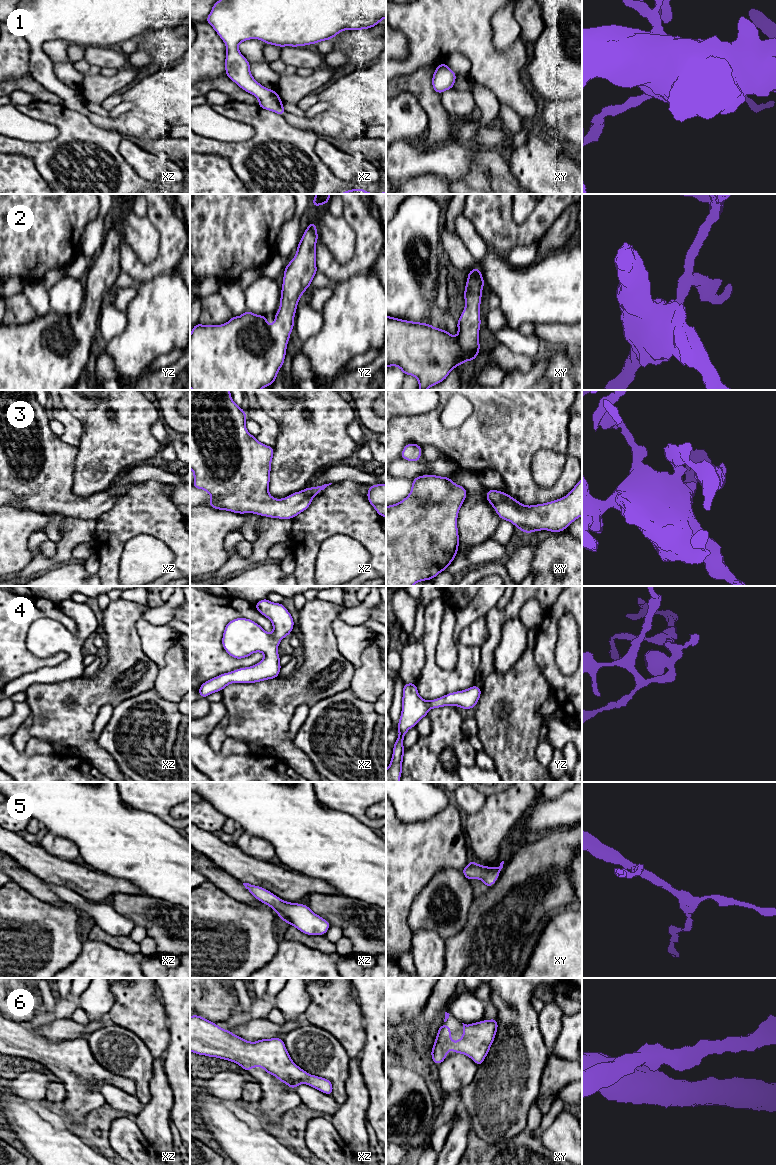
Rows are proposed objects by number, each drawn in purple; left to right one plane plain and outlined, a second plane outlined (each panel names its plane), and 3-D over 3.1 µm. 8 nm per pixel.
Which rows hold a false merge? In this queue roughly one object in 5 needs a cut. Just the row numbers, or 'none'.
none

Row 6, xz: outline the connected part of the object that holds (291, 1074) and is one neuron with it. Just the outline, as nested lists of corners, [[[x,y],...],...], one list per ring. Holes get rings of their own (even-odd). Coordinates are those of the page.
[[[192,1015],[190,1016],[190,1051],[198,1055],[234,1062],[246,1072],[249,1072],[252,1067],[262,1067],[269,1075],[274,1075],[280,1082],[286,1083],[292,1089],[295,1089],[299,1084],[307,1084],[327,1095],[333,1093],[332,1082],[308,1074],[297,1066],[291,1059],[284,1041],[278,1037],[249,1042],[229,1030],[220,1028],[216,1023],[204,1019],[200,1015]]]

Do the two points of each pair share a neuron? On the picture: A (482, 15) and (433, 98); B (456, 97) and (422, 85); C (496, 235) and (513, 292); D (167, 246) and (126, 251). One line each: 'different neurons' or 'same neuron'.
A: different neurons
B: different neurons
C: different neurons
D: same neuron

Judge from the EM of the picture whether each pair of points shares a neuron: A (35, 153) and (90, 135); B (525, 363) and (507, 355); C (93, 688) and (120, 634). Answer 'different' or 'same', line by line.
A: same
B: same
C: same

